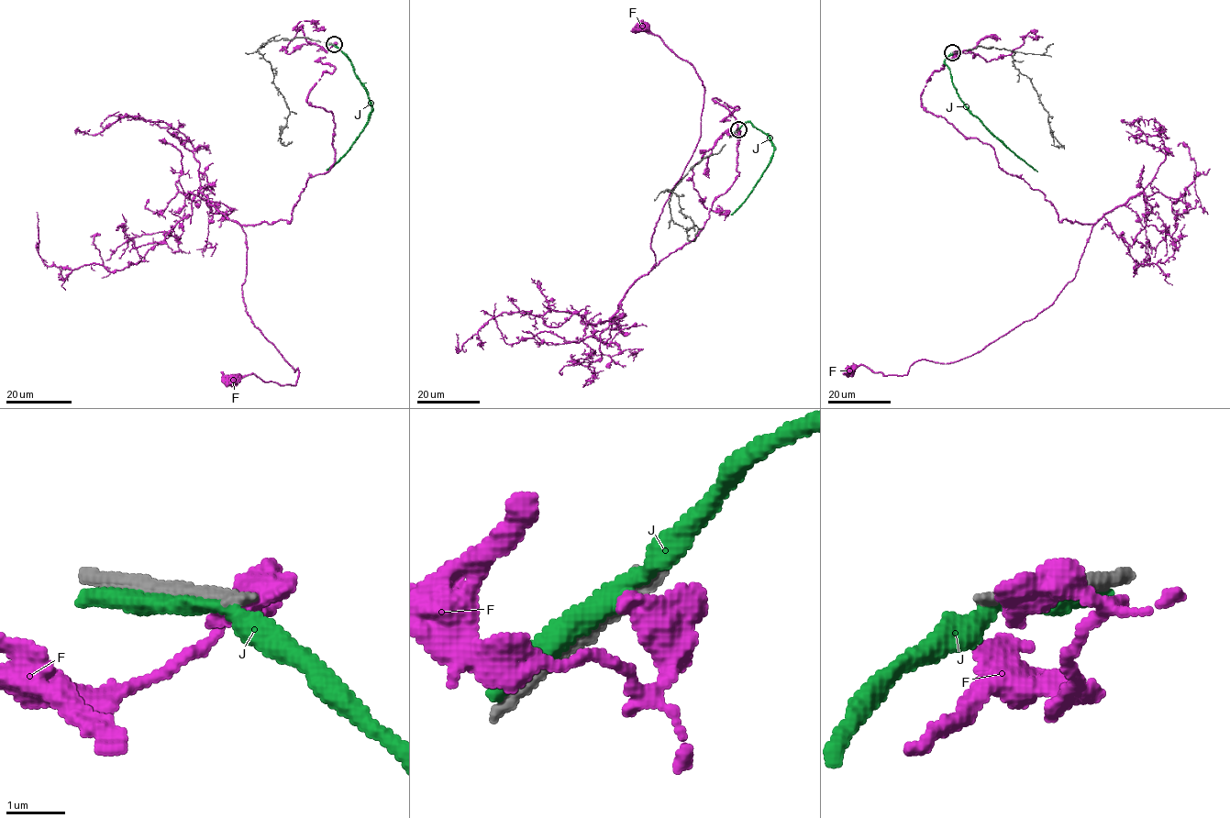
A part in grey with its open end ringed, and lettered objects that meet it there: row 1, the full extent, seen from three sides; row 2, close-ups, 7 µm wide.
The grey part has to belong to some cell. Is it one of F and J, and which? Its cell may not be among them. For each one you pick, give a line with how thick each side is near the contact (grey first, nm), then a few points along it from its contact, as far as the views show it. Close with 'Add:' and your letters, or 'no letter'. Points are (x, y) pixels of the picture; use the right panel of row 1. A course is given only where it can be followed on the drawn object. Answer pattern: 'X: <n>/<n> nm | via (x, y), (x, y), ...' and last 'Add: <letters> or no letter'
Add: no letter

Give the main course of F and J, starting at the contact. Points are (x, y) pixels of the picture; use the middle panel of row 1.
F: (736, 131), (725, 120), (738, 108), (713, 99), (736, 121), (737, 175), (651, 270), (704, 87), (640, 27)
J: (735, 132), (745, 122), (749, 122), (768, 136), (774, 148), (771, 160), (760, 179), (731, 215)

